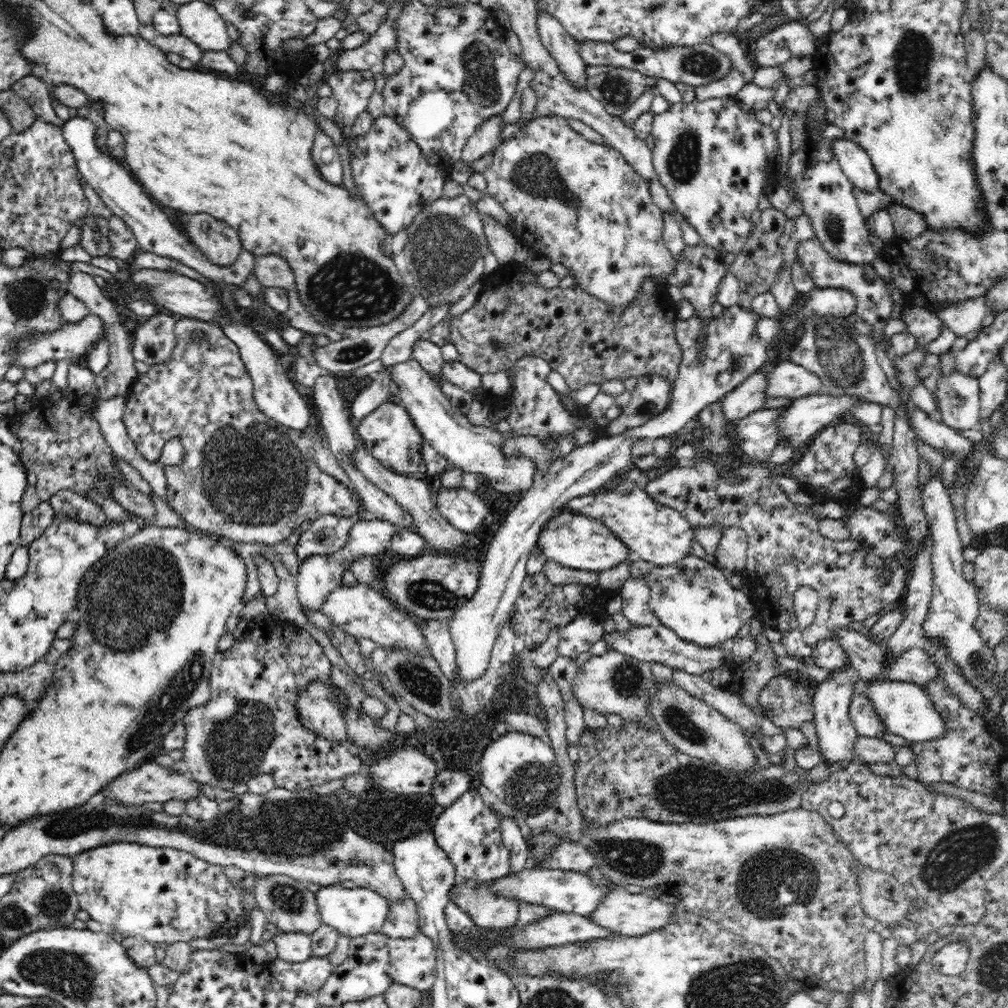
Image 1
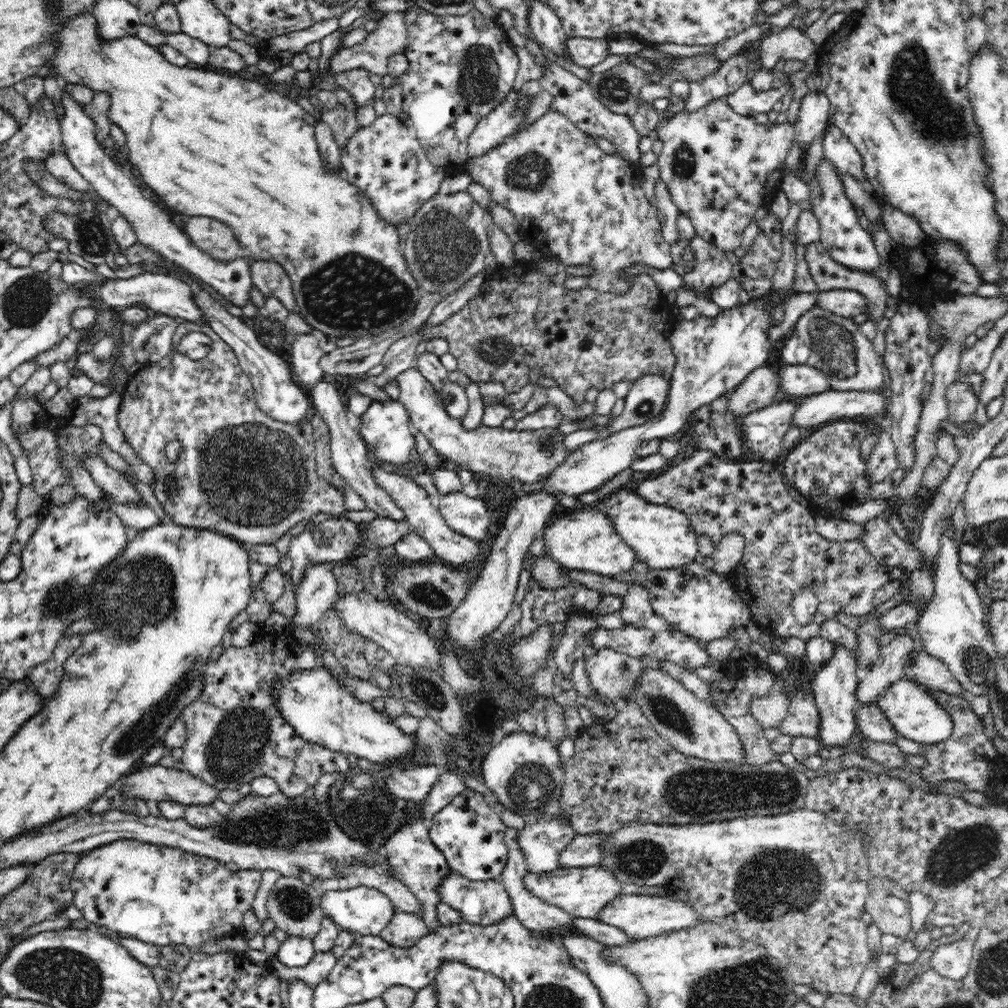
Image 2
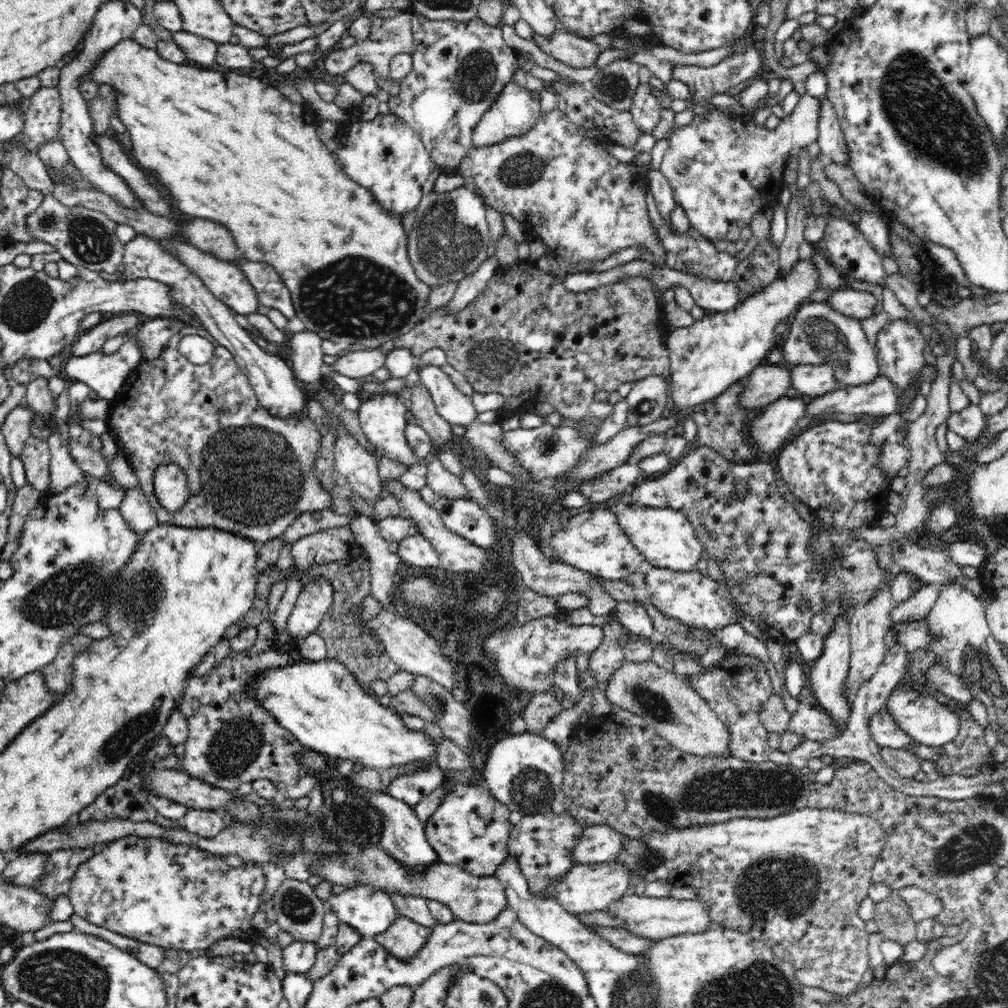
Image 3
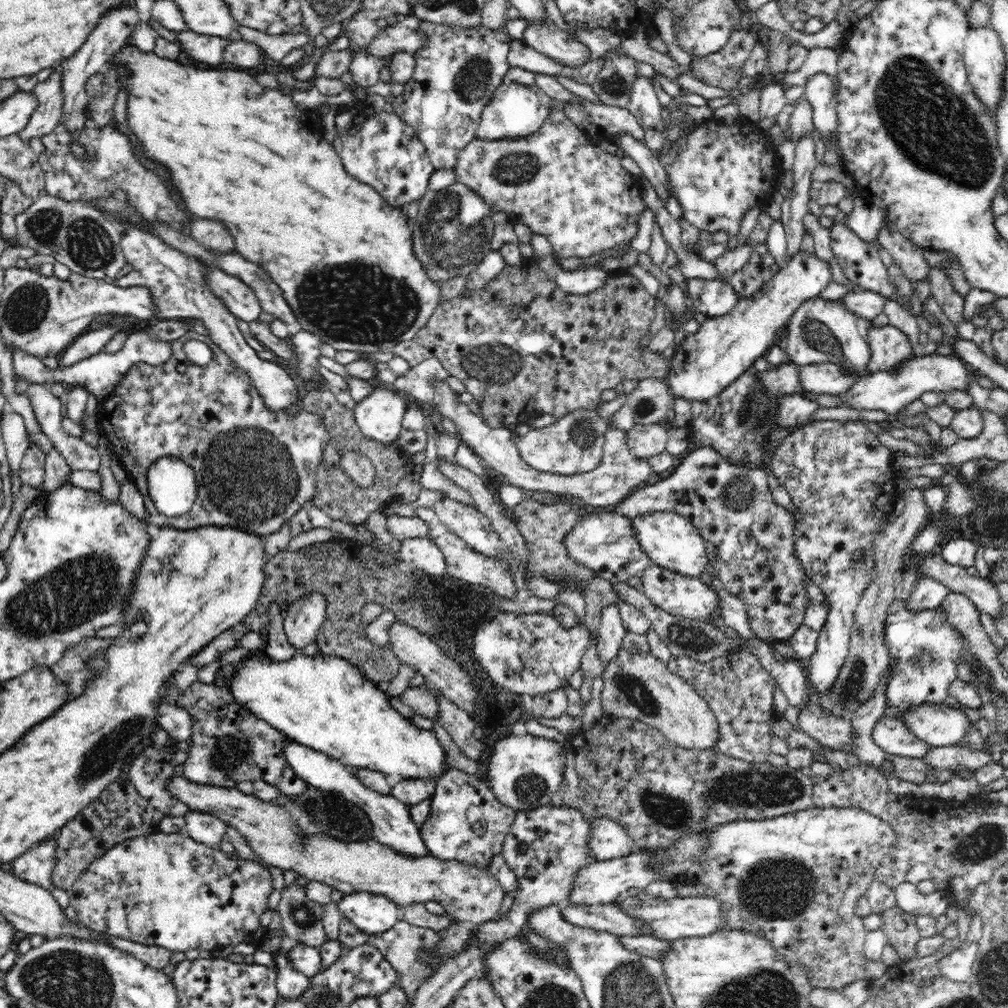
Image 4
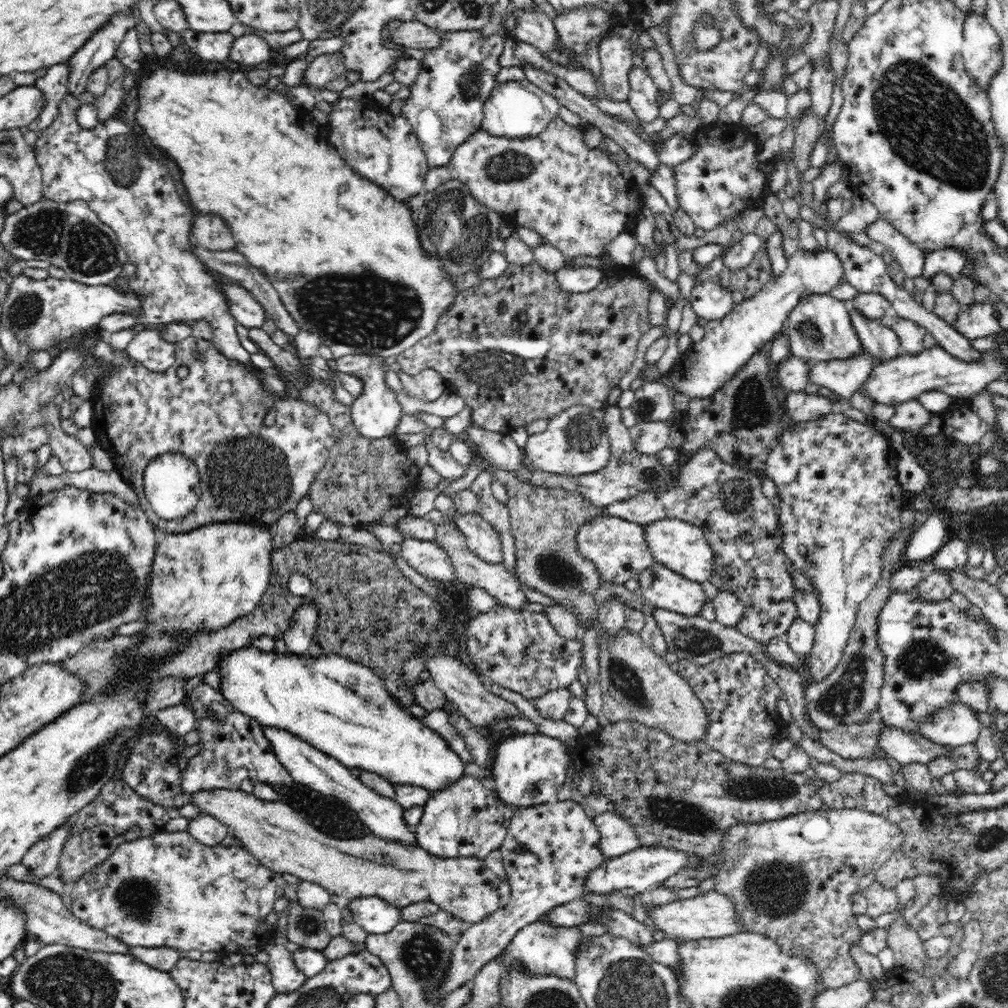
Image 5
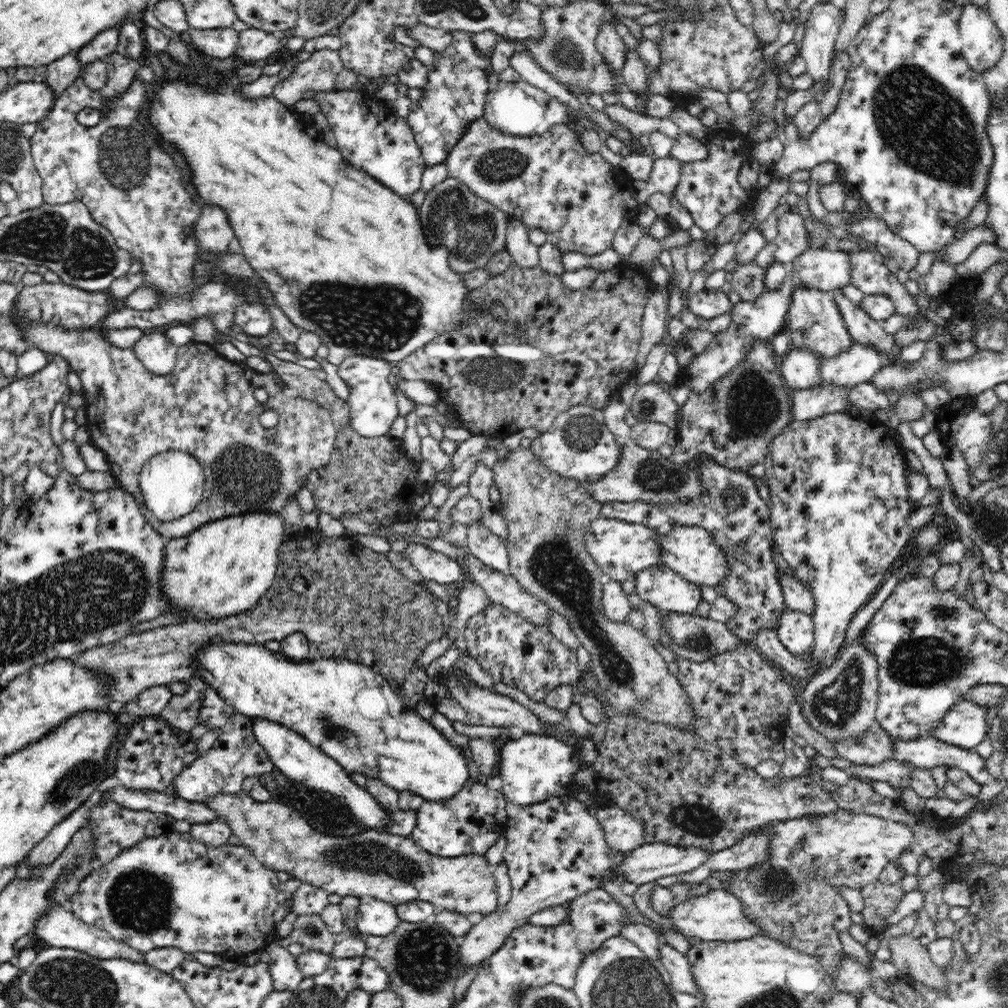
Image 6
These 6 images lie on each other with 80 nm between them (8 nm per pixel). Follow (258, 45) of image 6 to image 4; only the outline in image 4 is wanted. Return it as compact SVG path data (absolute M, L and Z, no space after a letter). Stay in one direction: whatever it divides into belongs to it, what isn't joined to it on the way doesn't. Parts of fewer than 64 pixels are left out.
M239 38L227 44L223 52L223 63L227 67L235 67L251 72L263 66L262 58L264 55L263 50L257 44Z

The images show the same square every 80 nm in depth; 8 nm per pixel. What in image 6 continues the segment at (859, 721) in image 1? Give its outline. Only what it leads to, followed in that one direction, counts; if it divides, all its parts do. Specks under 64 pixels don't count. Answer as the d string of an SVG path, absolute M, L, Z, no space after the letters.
M935 737L894 741L893 758L900 762L909 762L918 769L924 770L930 770L935 766L956 767L968 773L980 788L993 780L986 768L986 759L980 757L975 750L963 749Z

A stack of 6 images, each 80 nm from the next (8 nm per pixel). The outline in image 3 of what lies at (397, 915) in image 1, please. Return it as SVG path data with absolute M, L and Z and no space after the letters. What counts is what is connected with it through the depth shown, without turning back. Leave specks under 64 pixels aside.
M399 916L386 932L372 939L380 944L388 955L396 957L399 962L410 964L420 949L426 946L430 934L432 934L431 928L415 924L408 918Z

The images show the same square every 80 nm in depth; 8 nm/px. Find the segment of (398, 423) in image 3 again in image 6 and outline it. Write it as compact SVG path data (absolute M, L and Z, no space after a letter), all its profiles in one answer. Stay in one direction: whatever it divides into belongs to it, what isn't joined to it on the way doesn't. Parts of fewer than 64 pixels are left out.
M347 356L342 364L337 366L340 379L348 387L349 416L351 425L357 434L373 440L385 436L398 417L398 397L393 387L390 374L390 363L384 359L369 356Z

